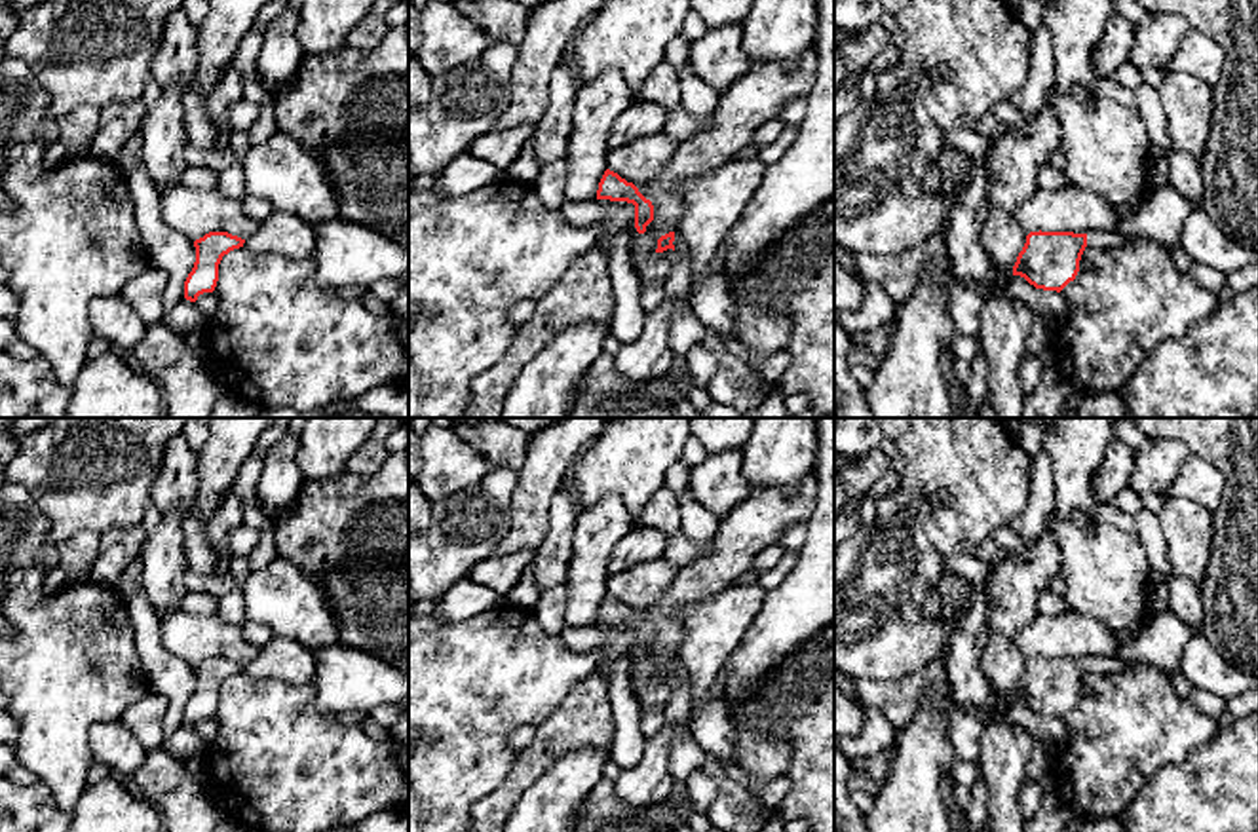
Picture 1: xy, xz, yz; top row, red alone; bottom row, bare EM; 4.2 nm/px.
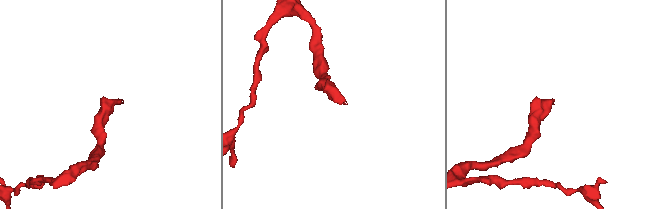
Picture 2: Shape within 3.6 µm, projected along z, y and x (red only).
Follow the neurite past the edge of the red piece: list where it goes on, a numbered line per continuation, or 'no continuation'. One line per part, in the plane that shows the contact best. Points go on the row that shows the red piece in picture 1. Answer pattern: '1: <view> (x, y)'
1: xz (650, 266)

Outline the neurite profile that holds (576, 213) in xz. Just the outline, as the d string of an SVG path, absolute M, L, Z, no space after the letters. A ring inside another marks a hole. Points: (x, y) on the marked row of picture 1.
M597 198L587 201L566 199L561 213L570 226L589 226L606 218L606 211Z

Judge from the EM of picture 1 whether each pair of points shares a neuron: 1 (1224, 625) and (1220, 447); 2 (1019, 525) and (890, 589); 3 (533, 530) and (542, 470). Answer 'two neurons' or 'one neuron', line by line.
1: one neuron
2: two neurons
3: one neuron

